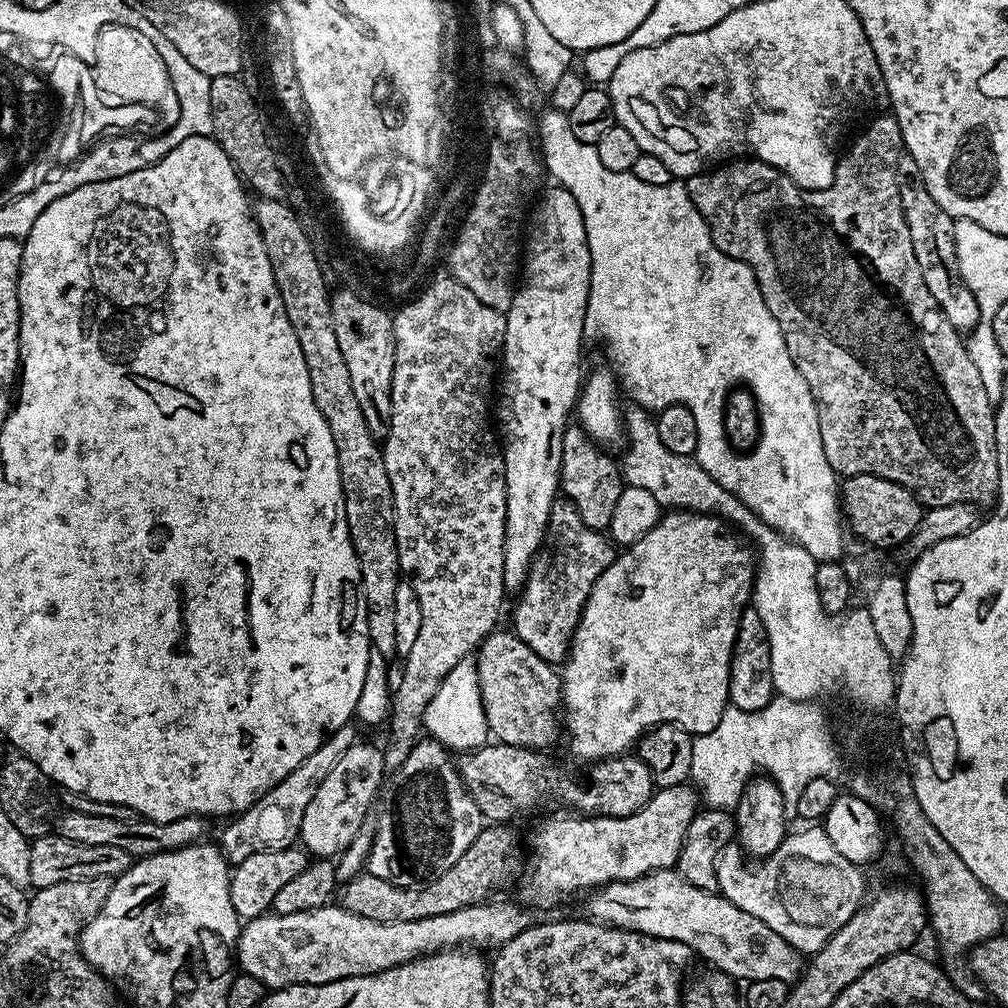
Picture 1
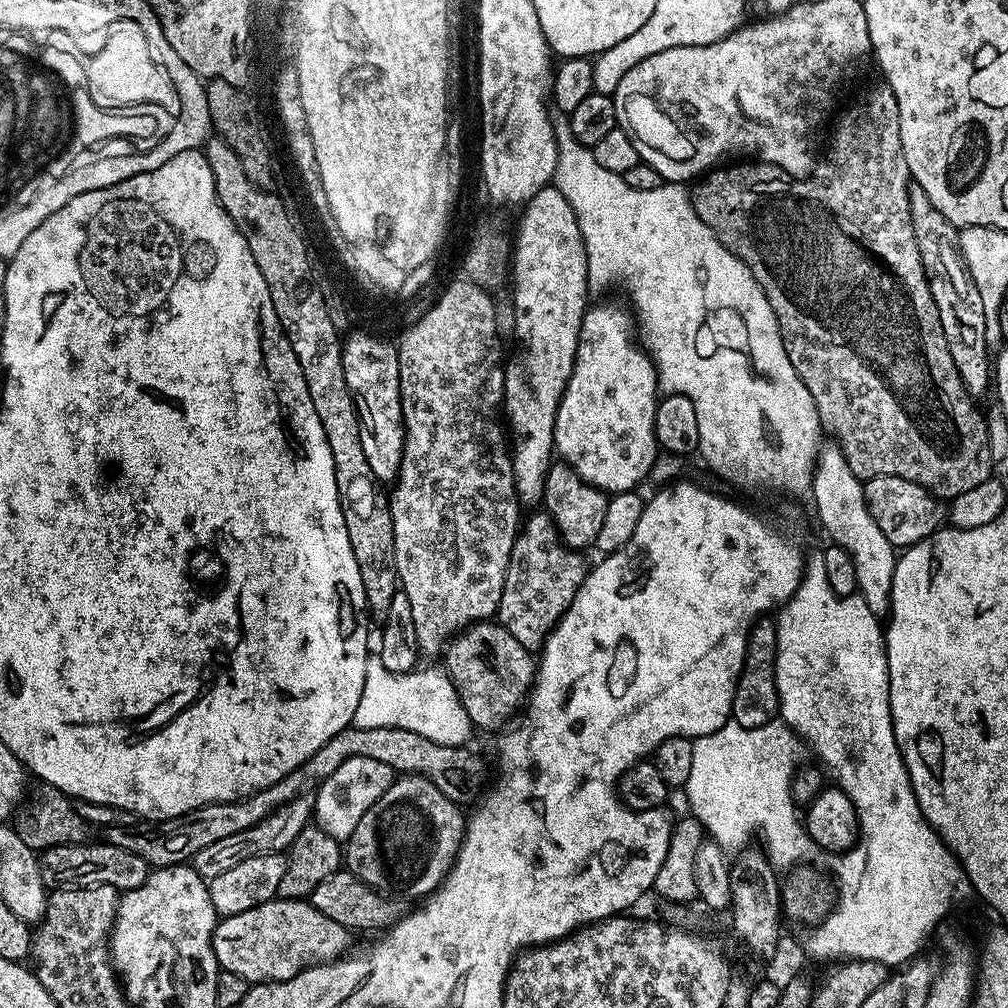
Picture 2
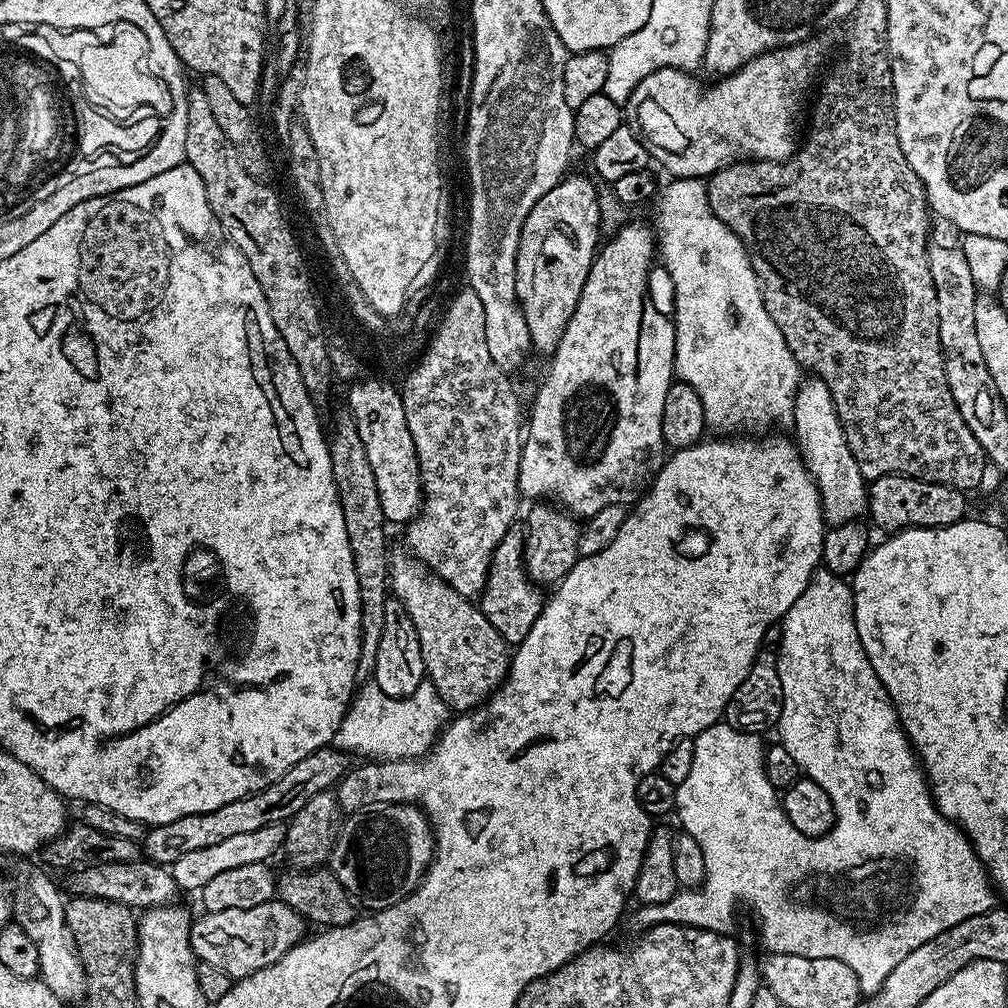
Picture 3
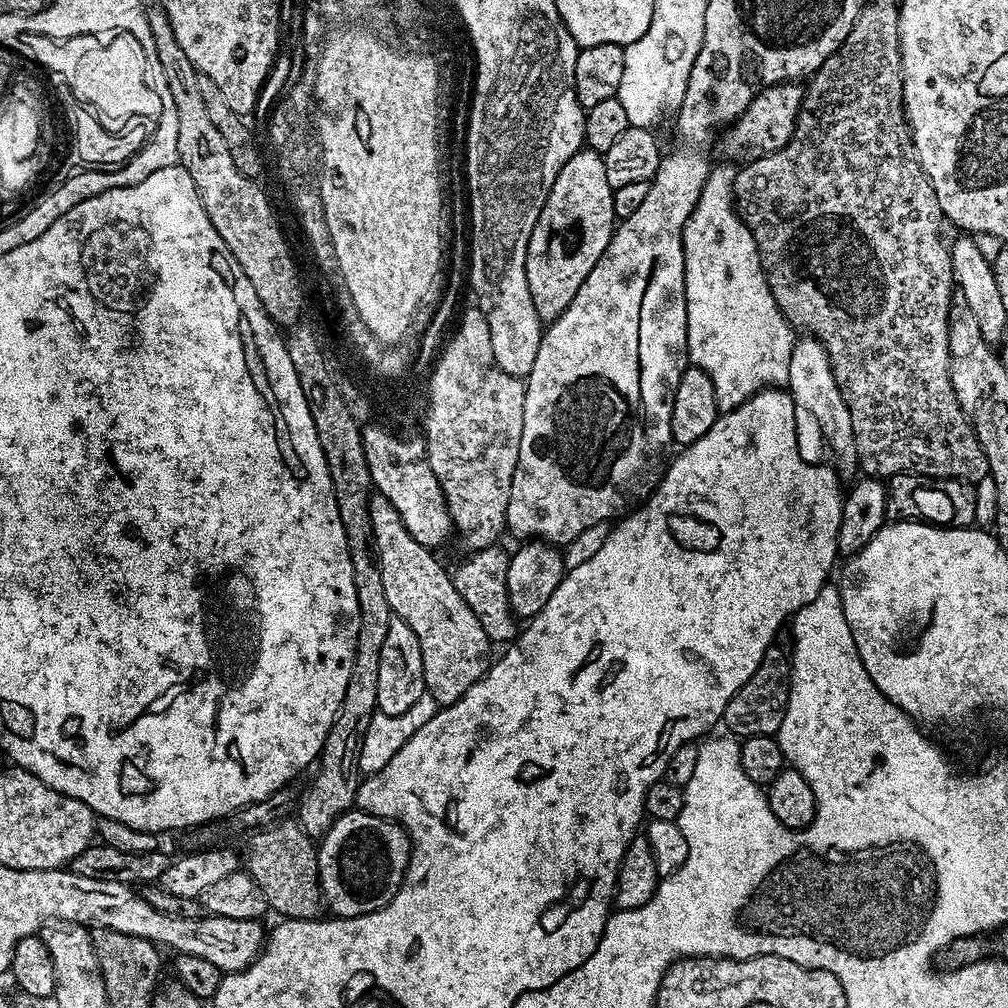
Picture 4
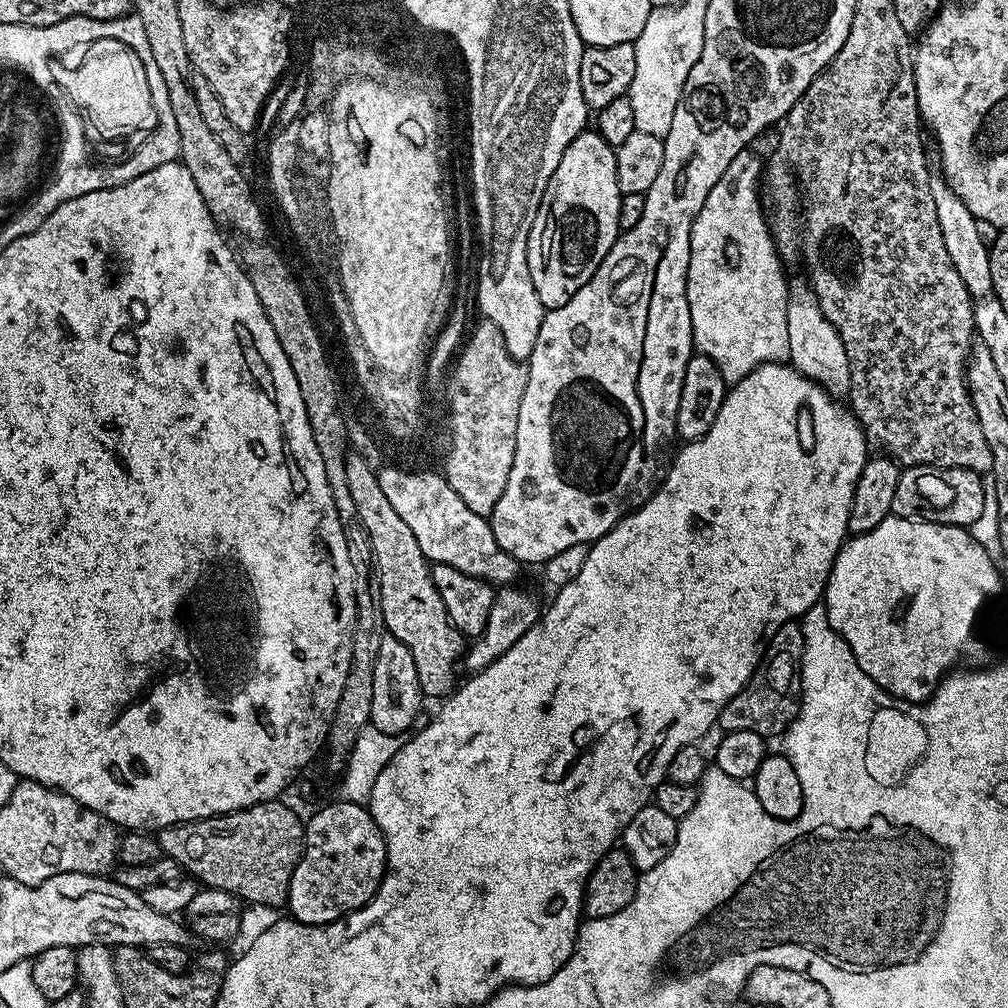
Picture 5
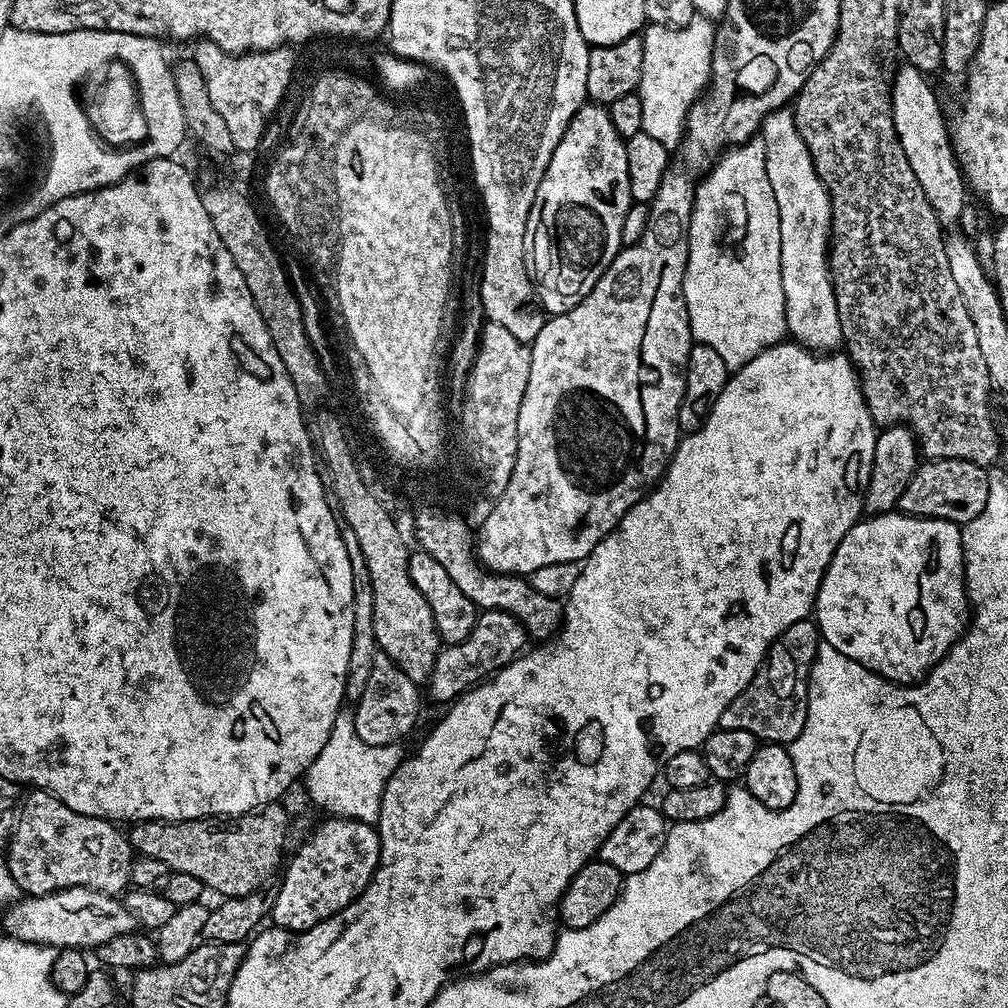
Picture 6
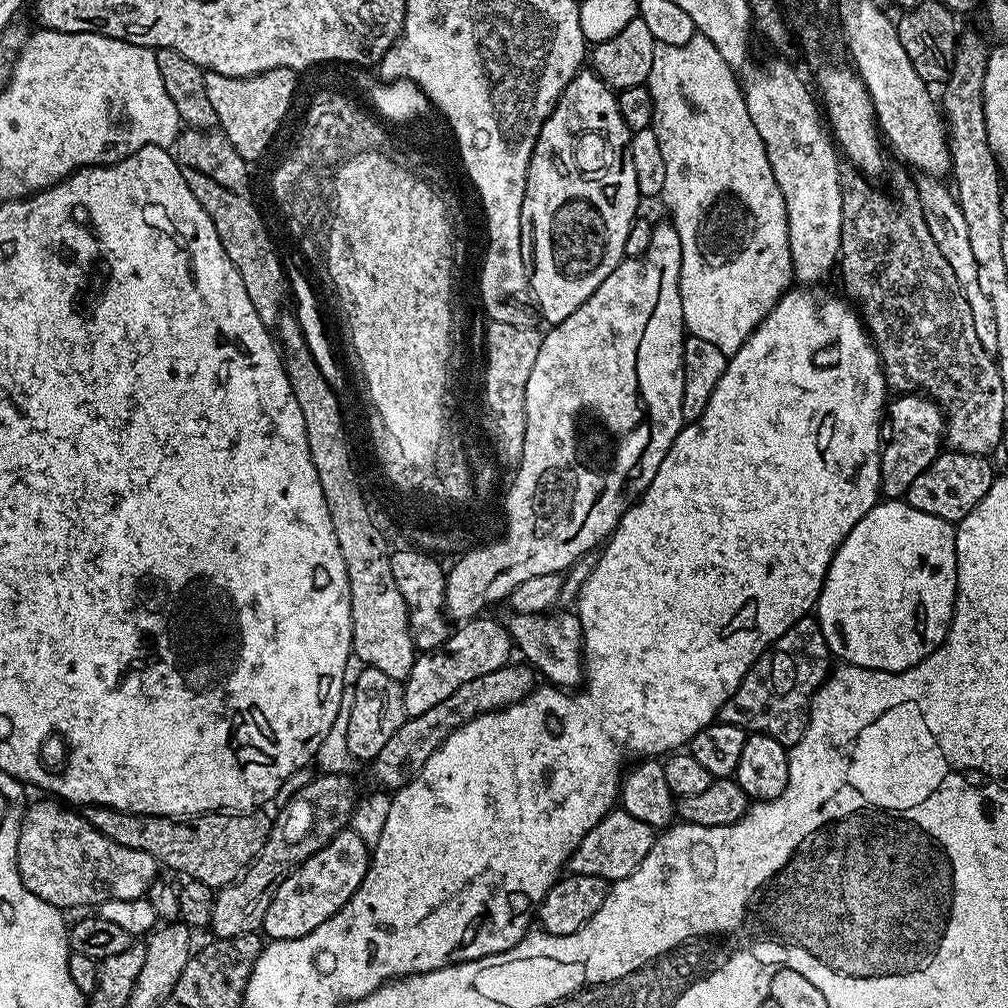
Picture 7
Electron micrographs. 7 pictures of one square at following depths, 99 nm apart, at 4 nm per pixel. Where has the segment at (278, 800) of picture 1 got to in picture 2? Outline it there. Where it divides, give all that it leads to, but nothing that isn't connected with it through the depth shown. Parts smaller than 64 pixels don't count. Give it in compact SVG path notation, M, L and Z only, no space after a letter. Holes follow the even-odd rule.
M308 794L295 796L290 802L275 808L269 816L259 820L250 830L242 834L230 834L230 838L222 838L222 842L213 842L211 846L206 846L206 850L198 850L198 854L190 861L191 867L195 868L199 876L211 878L218 874L226 874L230 866L238 866L238 862L246 858L254 858L258 854L287 853L292 847L294 838L298 838L298 834L302 834L302 830L309 827L313 816L313 797Z

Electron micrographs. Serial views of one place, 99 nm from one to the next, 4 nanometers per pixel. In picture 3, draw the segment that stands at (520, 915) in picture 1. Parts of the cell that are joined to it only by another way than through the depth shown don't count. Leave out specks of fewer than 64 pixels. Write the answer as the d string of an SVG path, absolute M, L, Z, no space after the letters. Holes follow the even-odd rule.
M278 898L247 910L222 910L197 917L191 926L191 948L201 963L222 970L233 981L273 965L305 937L306 921Z

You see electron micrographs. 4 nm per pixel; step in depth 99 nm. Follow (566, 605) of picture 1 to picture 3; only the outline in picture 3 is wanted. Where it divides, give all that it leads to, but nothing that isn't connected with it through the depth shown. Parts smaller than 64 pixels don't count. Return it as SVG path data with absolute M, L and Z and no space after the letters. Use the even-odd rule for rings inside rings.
M520 526L506 530L492 555L484 591L478 596L480 611L510 646L522 643L526 634L530 634L530 626L538 622L546 599L545 593L540 593L543 591L528 579L528 570L524 566L524 534L525 529Z

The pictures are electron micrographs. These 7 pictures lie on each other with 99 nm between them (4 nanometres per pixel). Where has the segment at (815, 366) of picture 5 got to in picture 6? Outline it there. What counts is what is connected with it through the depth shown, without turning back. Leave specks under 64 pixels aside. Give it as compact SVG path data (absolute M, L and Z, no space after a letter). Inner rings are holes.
M791 107L779 108L777 112L771 112L760 125L759 139L764 141L764 153L766 154L766 178L770 178L770 190L774 190L774 202L778 202L778 234L780 235L780 265L782 266L782 294L784 295L784 309L786 310L786 322L788 323L787 335L795 343L803 344L811 348L817 354L828 354L841 347L844 335L842 334L842 322L838 318L838 306L834 298L834 286L832 275L828 269L828 250L832 235L832 197L828 194L828 188L818 178L818 170L814 170L814 162L810 158L810 150L806 150L806 142L802 134L798 134L796 117Z

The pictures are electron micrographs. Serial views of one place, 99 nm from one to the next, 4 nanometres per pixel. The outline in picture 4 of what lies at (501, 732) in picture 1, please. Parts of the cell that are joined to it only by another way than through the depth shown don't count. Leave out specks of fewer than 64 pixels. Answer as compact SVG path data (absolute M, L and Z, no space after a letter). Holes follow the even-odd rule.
M373 495L368 502L368 509L374 537L374 555L382 574L382 590L386 594L386 602L392 607L393 616L401 616L410 630L418 634L418 646L422 646L422 674L427 695L434 697L440 706L458 702L458 698L462 698L462 694L466 694L466 690L470 690L474 682L481 680L490 667L490 641L486 630L482 630L478 618L474 618L474 610L466 606L462 594L458 594L458 590L452 585L449 569L444 569L436 561L437 553L410 538L398 510L390 506L386 497Z

